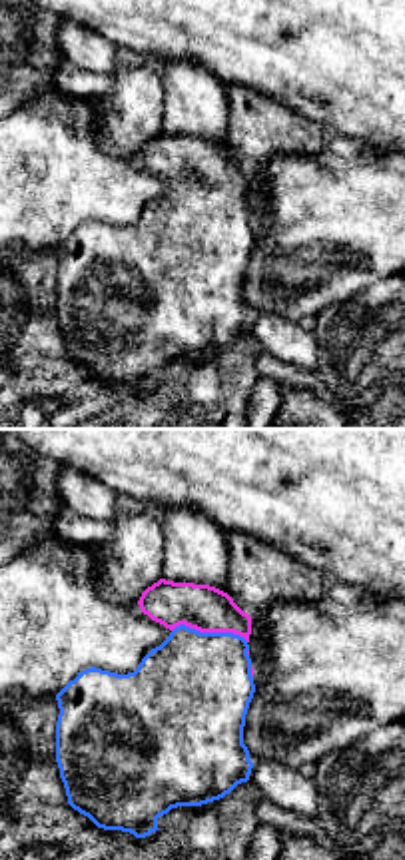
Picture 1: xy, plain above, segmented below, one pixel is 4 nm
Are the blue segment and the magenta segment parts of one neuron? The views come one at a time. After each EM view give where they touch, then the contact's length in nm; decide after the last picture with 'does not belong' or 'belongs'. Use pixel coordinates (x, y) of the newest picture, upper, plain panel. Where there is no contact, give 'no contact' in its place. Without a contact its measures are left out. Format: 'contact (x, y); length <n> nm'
contact (210, 186); length 320 nm

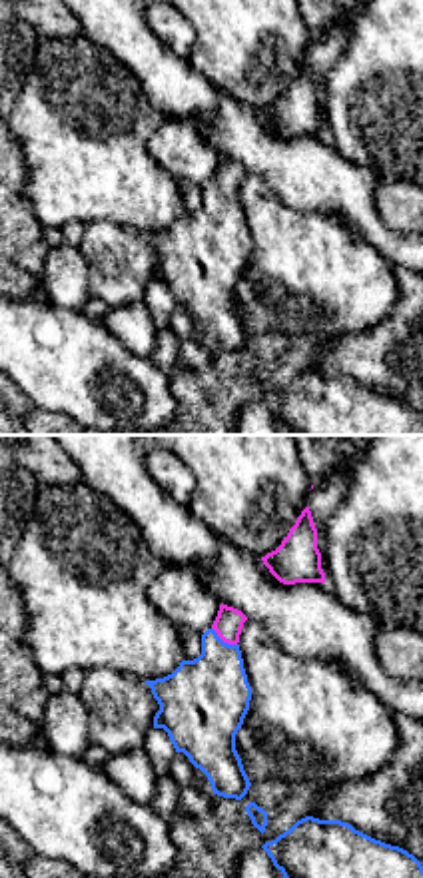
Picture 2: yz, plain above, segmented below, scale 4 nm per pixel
contact (222, 194); length 130 nm

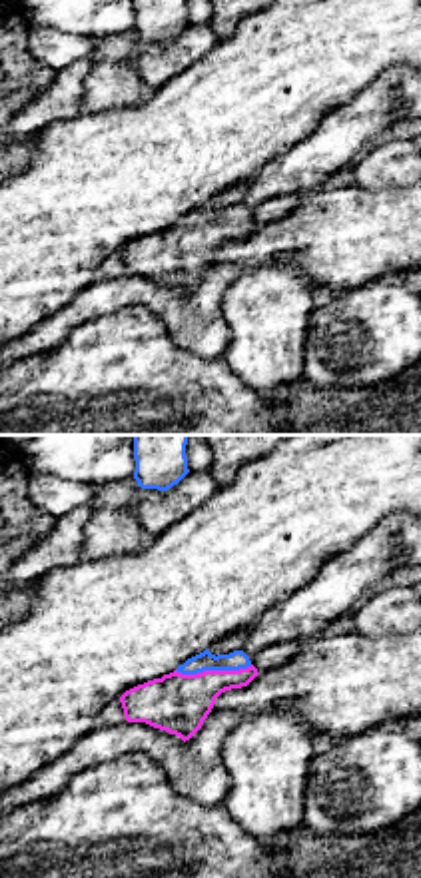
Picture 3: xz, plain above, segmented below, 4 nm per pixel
contact (214, 222); length 320 nm

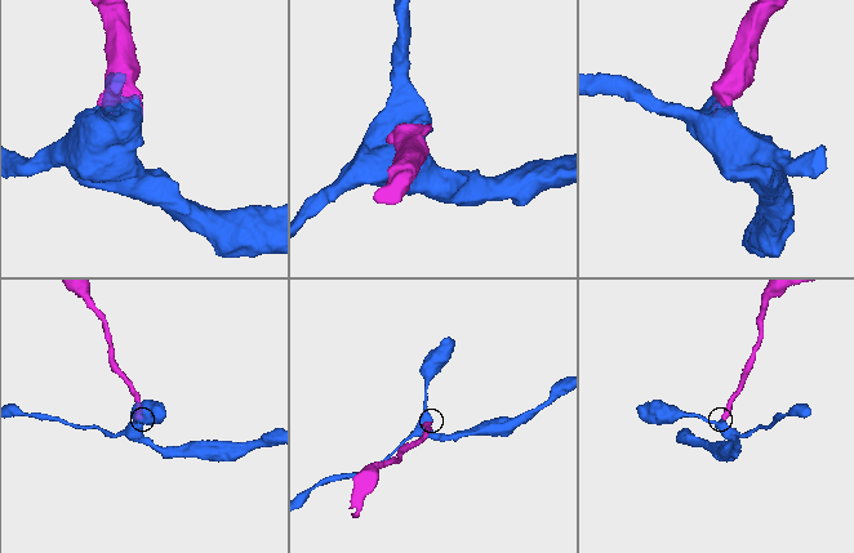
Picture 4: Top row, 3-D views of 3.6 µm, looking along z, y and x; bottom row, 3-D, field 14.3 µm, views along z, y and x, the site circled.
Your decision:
belongs

